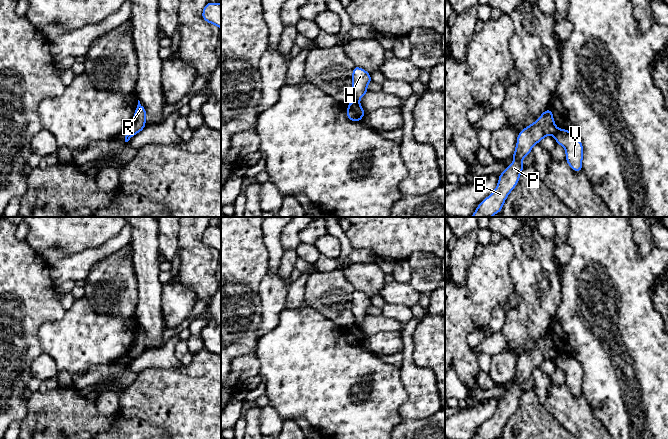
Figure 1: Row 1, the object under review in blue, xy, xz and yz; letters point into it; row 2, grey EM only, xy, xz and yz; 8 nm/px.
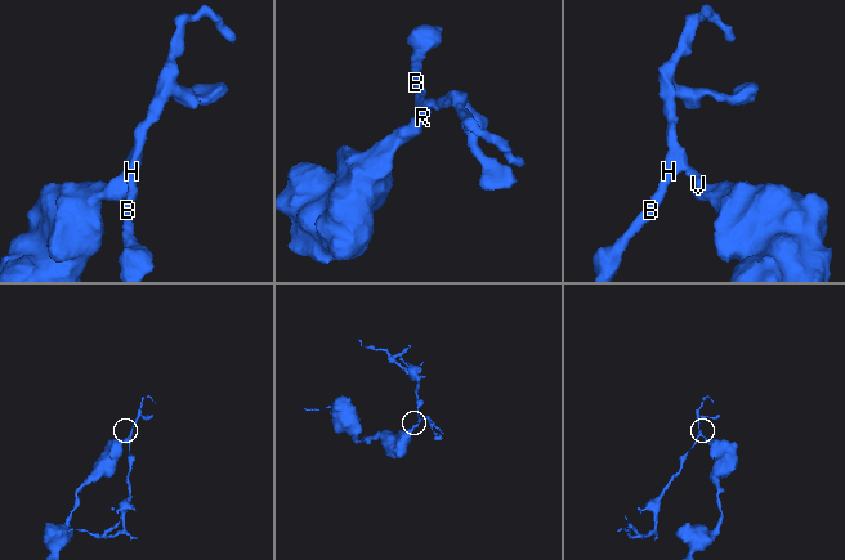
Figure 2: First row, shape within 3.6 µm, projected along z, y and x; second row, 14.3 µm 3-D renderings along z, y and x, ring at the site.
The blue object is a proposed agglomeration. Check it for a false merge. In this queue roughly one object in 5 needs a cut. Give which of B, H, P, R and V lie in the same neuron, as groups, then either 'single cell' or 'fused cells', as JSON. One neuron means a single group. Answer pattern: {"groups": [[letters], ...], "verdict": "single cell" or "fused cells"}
{"groups": [["B", "H", "P", "R"], ["V"]], "verdict": "fused cells"}

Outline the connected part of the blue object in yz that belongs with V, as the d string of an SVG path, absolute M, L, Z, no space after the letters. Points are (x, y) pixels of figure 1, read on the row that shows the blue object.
M558 129L553 135L556 143L564 147L566 151L566 161L573 171L581 171L583 159L583 146L581 141L570 131Z

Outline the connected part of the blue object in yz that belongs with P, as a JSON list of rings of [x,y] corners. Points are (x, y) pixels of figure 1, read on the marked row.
[[[547,109],[533,124],[518,133],[517,145],[512,156],[514,162],[499,174],[499,182],[494,192],[478,205],[471,217],[492,217],[501,212],[507,196],[519,181],[524,168],[522,159],[531,154],[531,149],[535,144],[540,143],[545,136],[554,135],[557,130],[553,113]]]

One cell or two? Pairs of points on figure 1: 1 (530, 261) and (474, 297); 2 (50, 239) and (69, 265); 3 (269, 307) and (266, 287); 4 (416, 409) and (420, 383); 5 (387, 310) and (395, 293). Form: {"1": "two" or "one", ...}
{"1": "two", "2": "two", "3": "one", "4": "one", "5": "two"}

